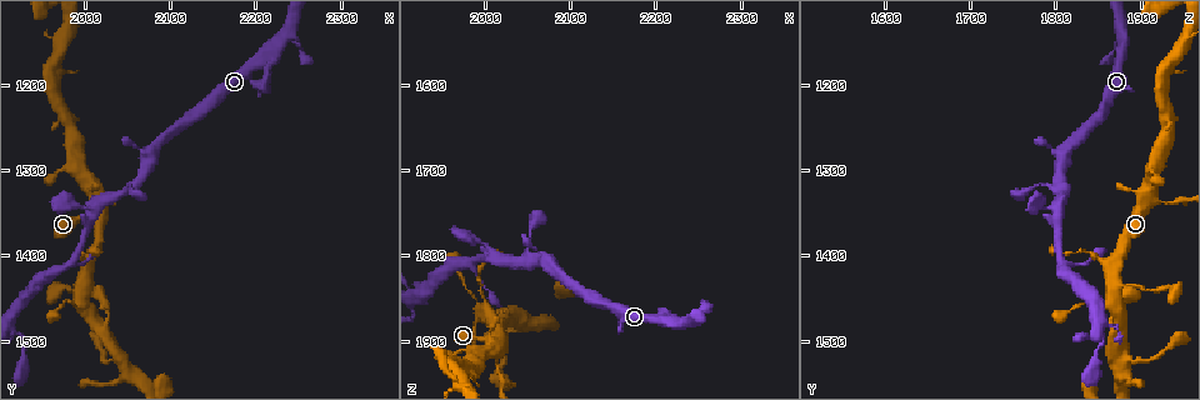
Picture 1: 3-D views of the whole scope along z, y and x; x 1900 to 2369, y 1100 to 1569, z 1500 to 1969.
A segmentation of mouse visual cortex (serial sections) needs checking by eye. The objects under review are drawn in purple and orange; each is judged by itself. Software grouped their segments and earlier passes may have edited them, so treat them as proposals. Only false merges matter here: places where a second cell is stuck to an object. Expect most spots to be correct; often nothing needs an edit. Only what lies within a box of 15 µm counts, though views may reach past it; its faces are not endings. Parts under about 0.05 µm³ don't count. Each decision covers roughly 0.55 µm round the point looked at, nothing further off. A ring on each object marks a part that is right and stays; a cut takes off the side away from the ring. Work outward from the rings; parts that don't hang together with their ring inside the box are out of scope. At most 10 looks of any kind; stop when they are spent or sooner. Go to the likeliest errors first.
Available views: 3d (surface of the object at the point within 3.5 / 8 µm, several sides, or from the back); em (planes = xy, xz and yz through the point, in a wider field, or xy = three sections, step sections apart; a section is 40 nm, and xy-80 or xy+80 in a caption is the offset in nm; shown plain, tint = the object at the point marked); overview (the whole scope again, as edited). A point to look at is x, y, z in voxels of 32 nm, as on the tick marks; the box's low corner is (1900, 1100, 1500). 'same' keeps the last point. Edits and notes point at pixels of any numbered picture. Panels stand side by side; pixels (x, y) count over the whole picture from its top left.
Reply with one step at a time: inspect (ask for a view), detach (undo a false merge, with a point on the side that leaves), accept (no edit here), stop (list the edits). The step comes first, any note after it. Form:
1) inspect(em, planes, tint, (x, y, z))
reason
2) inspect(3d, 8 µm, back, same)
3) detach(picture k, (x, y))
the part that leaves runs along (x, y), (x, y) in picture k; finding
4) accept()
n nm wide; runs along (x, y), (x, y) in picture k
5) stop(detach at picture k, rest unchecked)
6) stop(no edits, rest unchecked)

inspect(3d, 3.5 µm, (2005, 1350, 1895))
two arms in line, one across

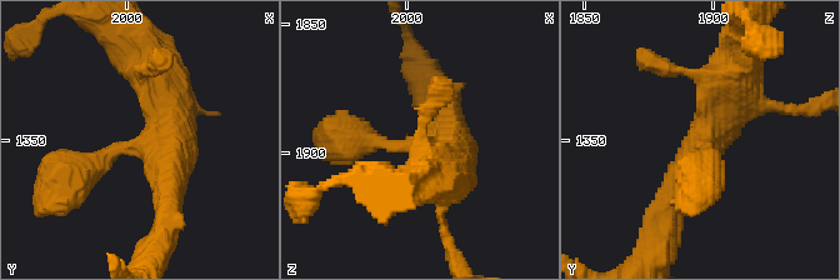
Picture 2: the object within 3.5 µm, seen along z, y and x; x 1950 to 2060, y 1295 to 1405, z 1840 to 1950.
inspect(em, xy, step 1, tint, (2009, 1351, 1898))
3 arms; arms of 300, 350, 600 nm; now the EM

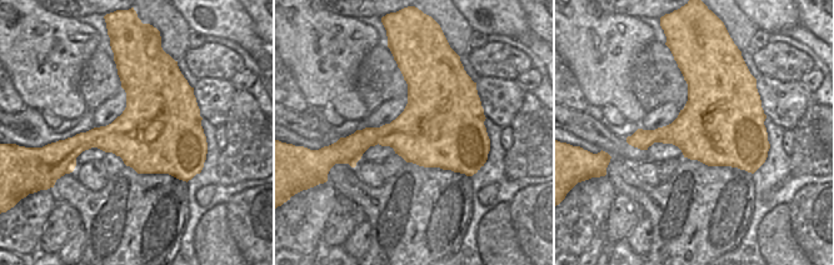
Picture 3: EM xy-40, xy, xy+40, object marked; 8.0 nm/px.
inspect(em, xy, step 5, tint, same)
cut it another way

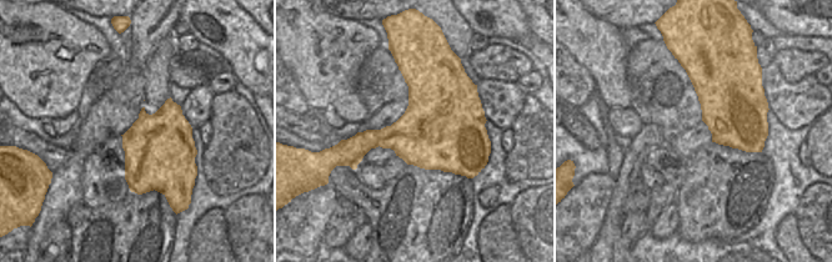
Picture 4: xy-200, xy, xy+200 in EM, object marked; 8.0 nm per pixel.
accept()
650 nm wide; runs along (73, 165), (149, 143), (169, 211) in picture 2; one cell here

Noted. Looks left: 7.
inspect(3d, 3.5 µm, (1990, 1460, 1860))

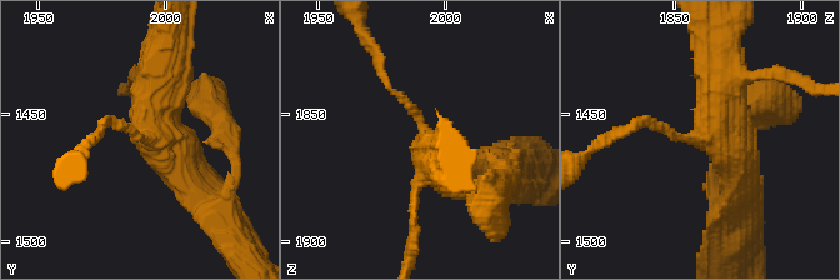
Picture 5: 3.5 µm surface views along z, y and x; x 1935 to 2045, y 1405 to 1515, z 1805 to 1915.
inspect(em, planes, tint, (1993, 1460, 1858))
need the tissue

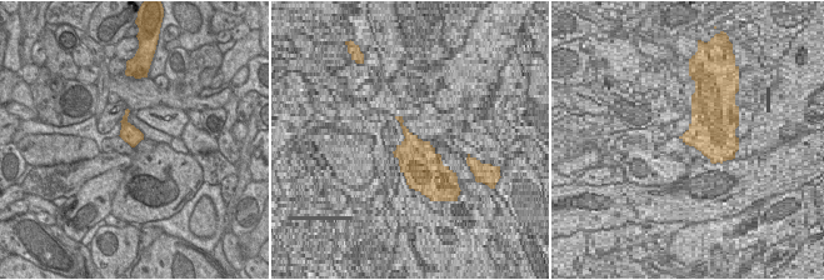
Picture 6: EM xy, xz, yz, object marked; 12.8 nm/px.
inspect(em, xy, step 3, tint, same)

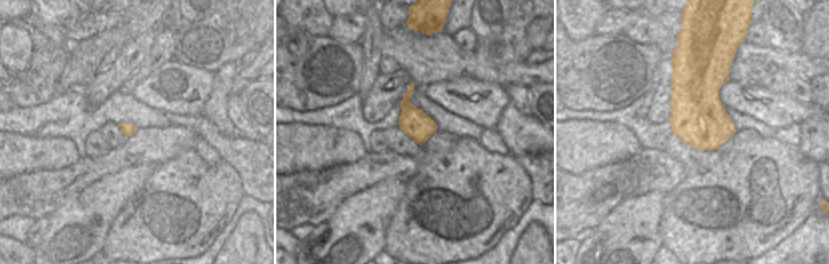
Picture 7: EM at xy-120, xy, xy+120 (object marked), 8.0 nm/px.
accept()
continuous, no second cell

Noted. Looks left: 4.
inspect(3d, 3.5 µm, back, (1995, 1395, 1840))
thin neck

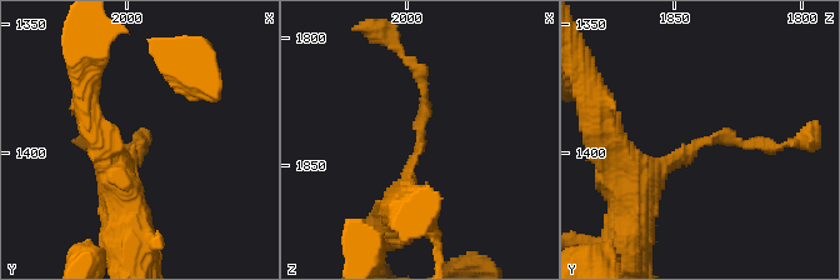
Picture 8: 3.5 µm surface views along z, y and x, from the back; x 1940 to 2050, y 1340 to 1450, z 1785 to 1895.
inspect(em, xy, step 5, tint, (1995, 1395, 1838))
now the EM

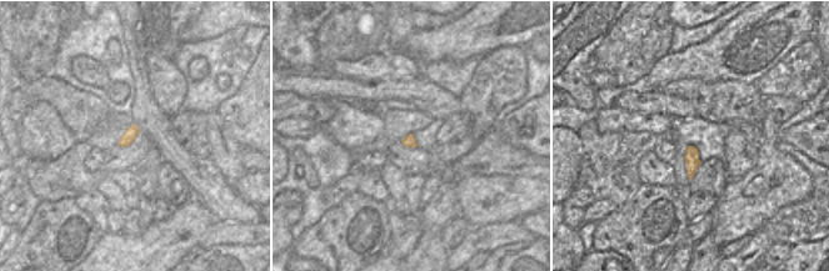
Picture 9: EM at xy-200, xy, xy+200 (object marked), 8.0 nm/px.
inspect(em, xy, step 3, tint, same)
another direction

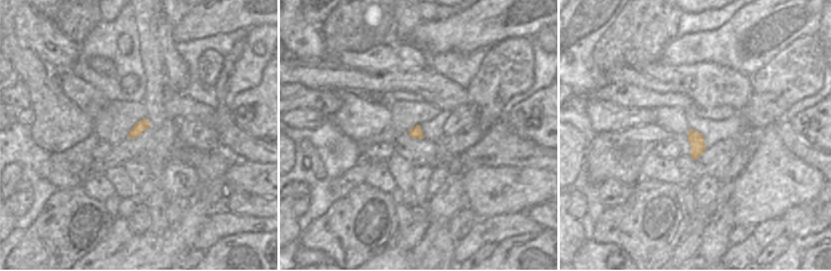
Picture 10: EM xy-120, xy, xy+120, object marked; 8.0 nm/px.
accept()
runs along (630, 174), (710, 139), (778, 146) in picture 8; one cell here

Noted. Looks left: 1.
inspect(3d, 3.5 µm, (2200, 1170, 1880))
thin neck

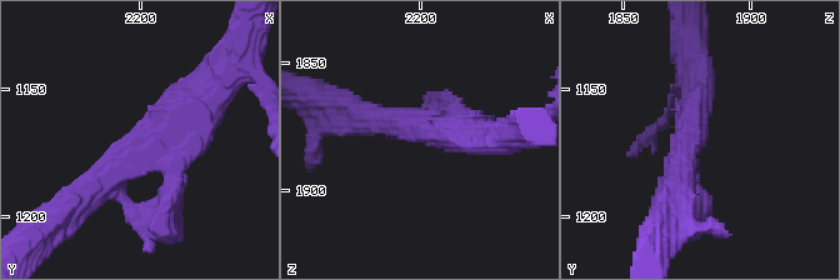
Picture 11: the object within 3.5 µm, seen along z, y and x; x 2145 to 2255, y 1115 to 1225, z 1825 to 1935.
accept()
runs along (76, 204), (138, 143), (210, 93) in picture 11; continuous, no second cell

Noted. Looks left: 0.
stop(no edits, rest unchecked)

